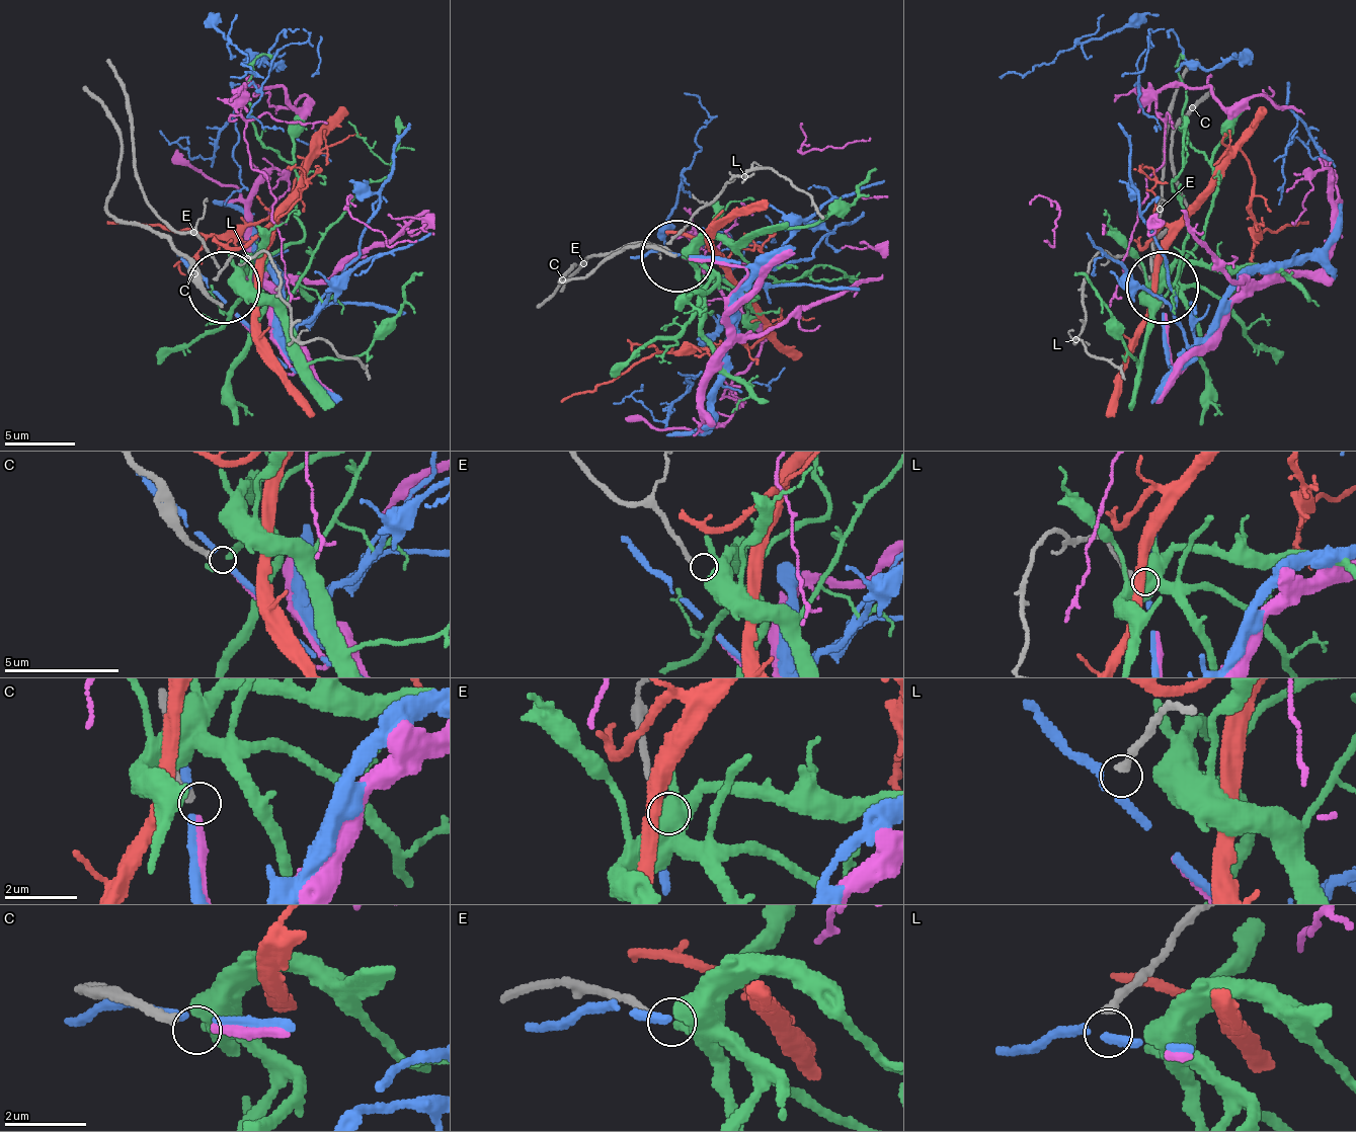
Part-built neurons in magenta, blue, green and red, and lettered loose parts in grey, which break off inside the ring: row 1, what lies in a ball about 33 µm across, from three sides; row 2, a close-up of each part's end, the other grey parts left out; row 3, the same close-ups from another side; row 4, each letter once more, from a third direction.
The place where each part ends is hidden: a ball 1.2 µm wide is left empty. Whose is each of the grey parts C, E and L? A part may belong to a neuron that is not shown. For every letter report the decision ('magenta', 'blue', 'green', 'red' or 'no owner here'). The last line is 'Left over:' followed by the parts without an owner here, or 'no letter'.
C: magenta
E: no owner here
L: no owner here
Left over: E, L

